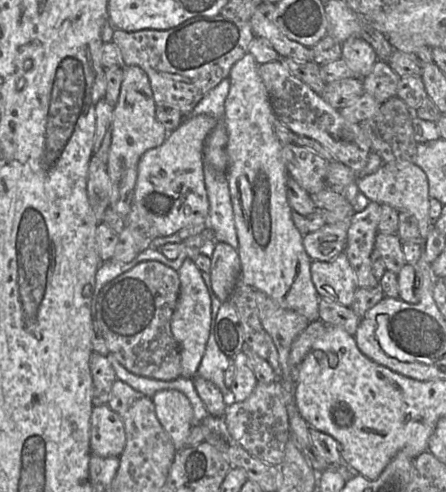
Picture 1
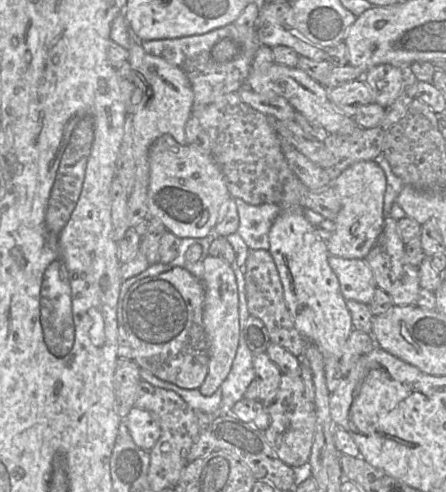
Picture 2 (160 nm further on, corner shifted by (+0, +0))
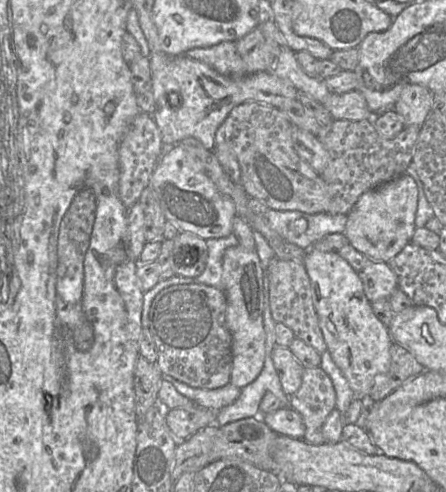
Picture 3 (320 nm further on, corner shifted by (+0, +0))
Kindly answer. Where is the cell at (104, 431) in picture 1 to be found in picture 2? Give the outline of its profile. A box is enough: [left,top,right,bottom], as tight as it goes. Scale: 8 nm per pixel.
[123,407,161,451]

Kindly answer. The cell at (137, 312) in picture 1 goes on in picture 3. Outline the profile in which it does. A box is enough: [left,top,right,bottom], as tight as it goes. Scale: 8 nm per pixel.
[142,280,232,389]

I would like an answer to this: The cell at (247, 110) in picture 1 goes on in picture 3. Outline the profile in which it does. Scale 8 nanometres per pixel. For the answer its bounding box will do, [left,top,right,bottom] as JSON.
[302,248,394,398]

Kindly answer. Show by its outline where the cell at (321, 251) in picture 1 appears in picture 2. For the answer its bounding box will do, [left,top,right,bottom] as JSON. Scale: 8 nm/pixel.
[326,161,388,259]

